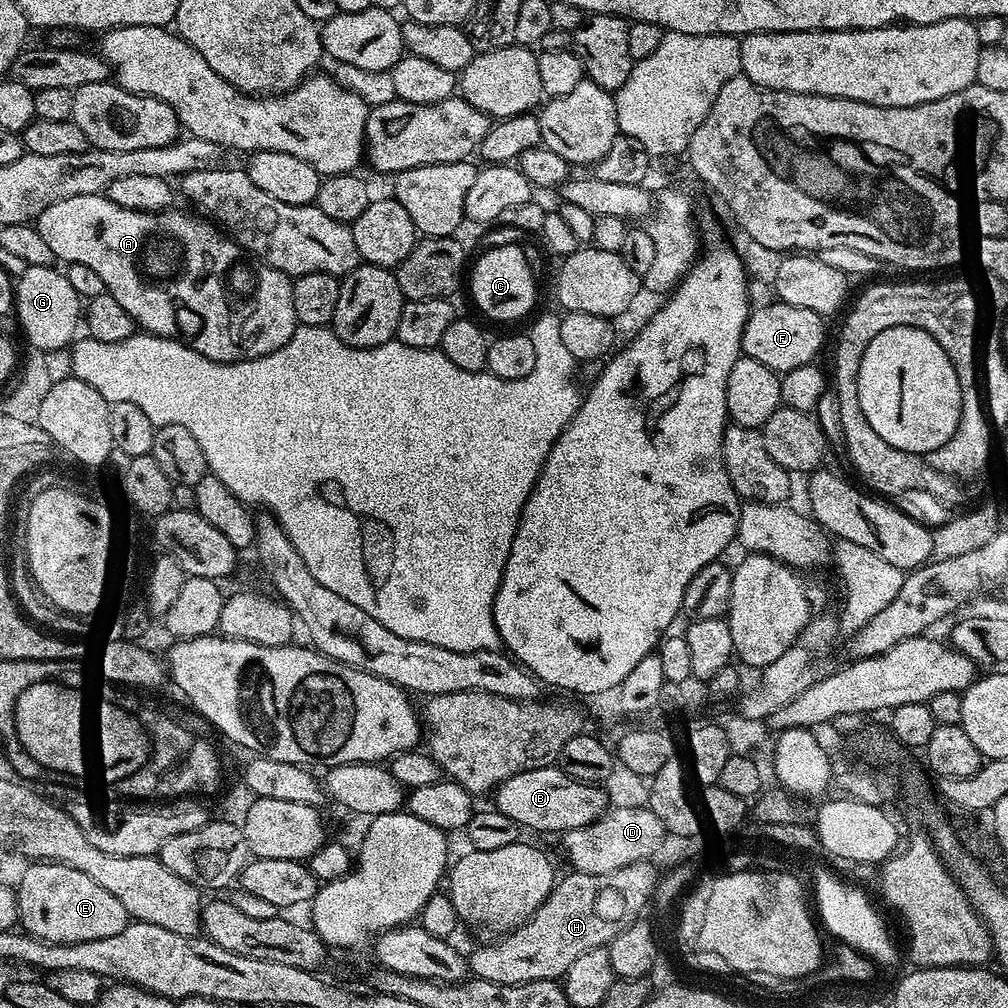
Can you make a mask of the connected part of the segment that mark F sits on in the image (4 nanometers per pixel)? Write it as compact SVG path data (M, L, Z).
M773 302L761 308L753 307L742 330L740 351L754 358L754 362L770 366L772 372L783 374L817 359L816 355L824 344L824 324L825 317L819 316L814 310L802 310L802 306Z

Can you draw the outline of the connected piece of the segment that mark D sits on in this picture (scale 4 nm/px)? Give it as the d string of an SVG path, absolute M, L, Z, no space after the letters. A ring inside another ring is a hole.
M646 806L632 809L612 808L594 822L563 833L564 852L573 869L586 874L609 874L619 867L655 857L666 833L654 813Z

